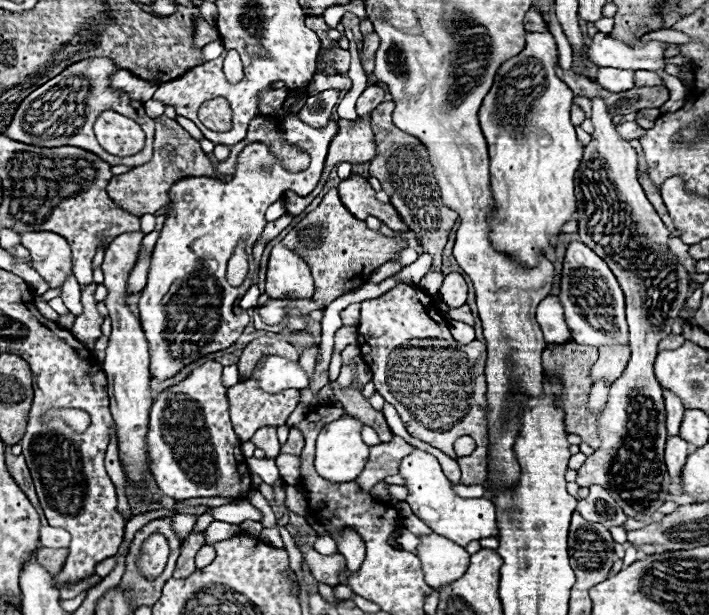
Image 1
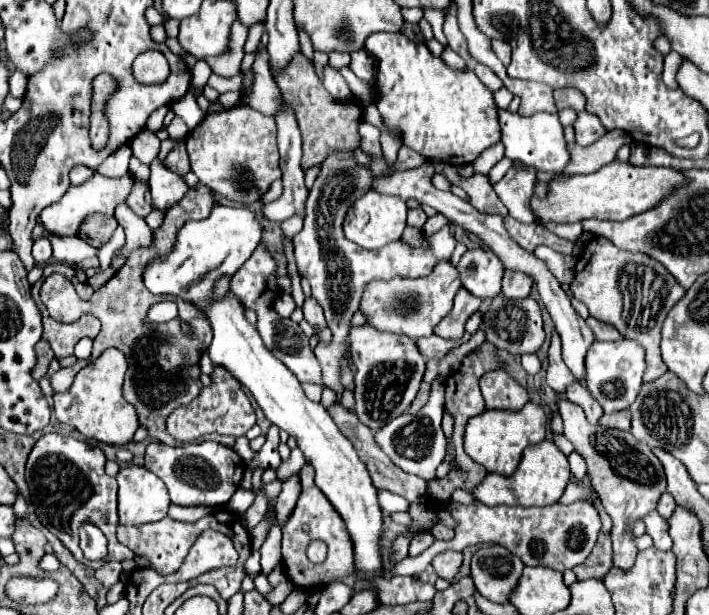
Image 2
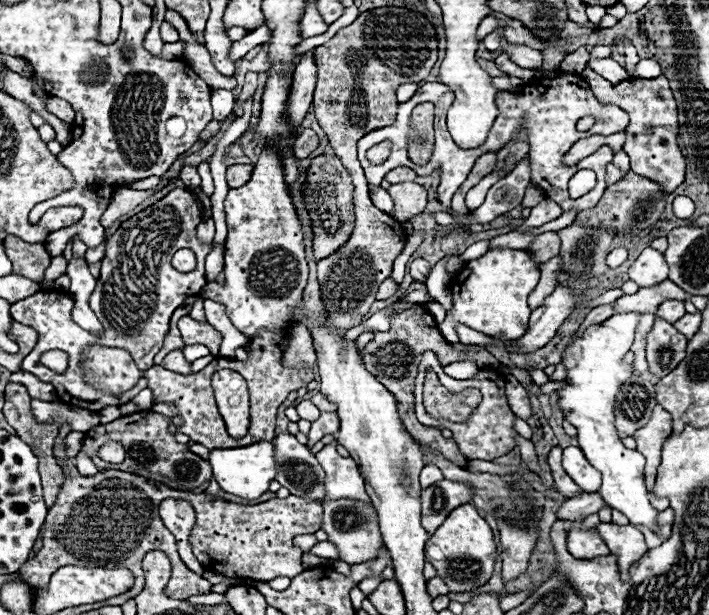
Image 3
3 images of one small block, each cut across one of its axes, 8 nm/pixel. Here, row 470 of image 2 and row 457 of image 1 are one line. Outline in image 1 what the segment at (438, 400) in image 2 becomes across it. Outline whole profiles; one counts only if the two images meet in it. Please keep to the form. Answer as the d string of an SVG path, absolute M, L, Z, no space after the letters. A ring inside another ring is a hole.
M414 448L414 452L402 460L400 474L406 478L406 488L410 490L410 496L406 498L406 502L410 504L412 512L426 526L432 528L432 532L436 532L460 546L466 546L472 540L498 536L494 504L488 498L460 498L454 492L452 482L444 476L438 460L432 454Z

